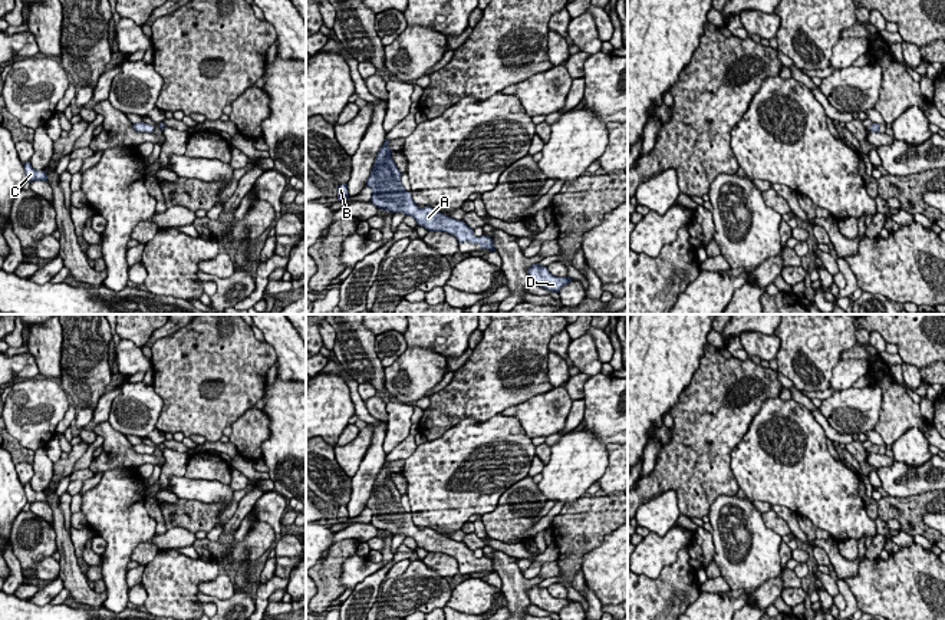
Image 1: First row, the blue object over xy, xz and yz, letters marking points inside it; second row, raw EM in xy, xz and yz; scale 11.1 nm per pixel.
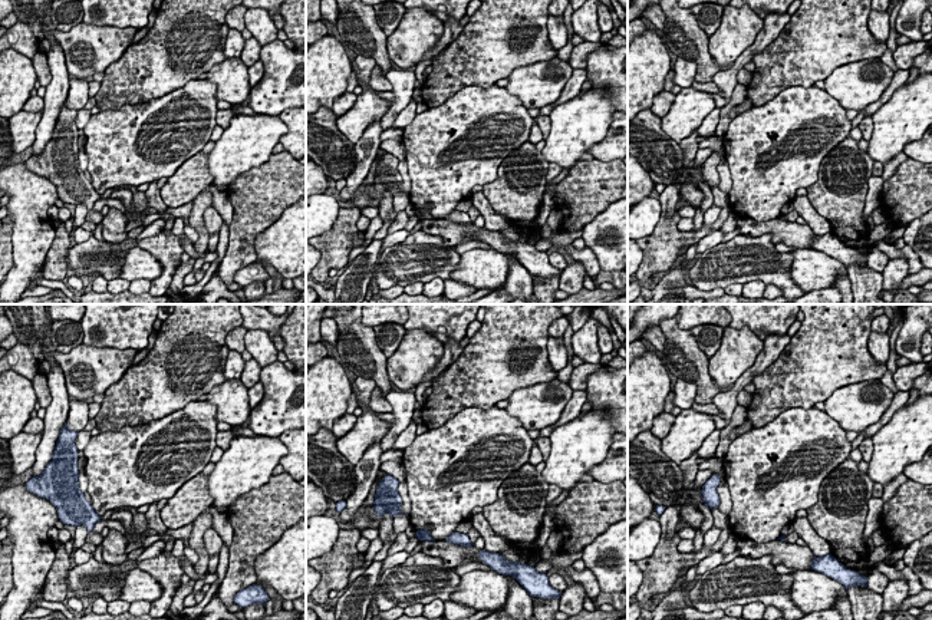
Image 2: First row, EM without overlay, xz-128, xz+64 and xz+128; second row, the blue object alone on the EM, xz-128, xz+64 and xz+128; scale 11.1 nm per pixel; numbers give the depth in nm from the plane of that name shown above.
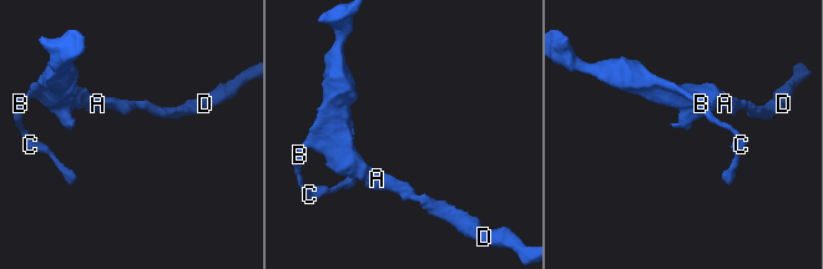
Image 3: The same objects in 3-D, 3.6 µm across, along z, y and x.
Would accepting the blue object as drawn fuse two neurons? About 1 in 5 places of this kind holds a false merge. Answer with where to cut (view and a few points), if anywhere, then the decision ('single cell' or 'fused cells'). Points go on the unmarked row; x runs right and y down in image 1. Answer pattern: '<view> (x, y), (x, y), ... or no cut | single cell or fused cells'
no cut | single cell

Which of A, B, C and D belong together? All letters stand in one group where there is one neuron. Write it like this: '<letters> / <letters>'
A B C D

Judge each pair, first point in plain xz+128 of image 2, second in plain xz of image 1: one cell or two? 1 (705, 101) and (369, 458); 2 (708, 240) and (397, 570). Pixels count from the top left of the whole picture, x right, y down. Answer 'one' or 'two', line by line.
1: two
2: one

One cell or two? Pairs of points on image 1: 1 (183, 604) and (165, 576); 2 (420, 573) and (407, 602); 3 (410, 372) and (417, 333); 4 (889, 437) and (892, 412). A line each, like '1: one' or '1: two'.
1: one
2: one
3: two
4: one

